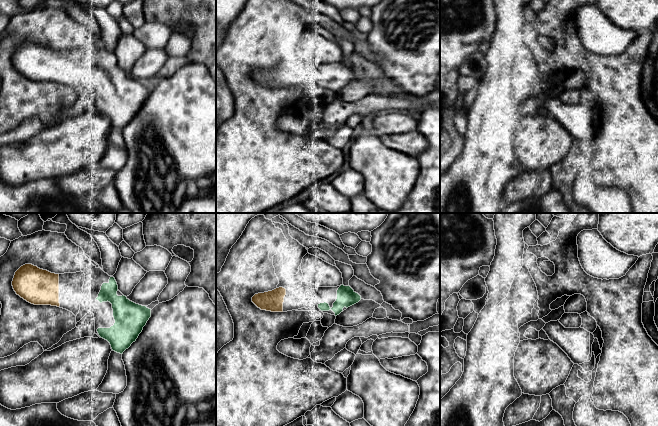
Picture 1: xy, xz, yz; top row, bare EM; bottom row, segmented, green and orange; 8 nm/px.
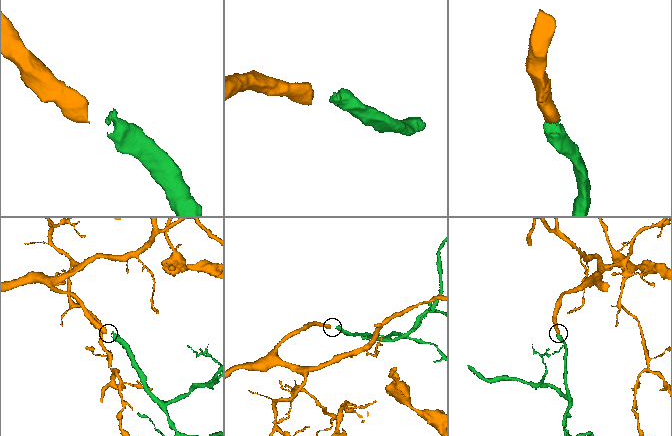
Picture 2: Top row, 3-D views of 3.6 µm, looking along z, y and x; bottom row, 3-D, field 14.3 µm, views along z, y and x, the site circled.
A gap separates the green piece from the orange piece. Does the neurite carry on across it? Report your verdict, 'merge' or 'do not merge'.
merge

